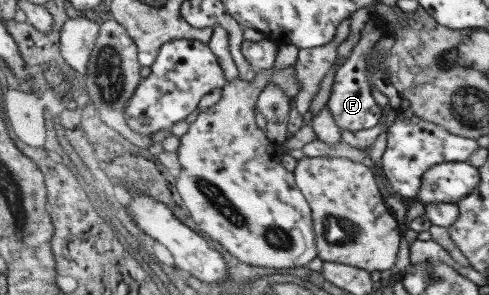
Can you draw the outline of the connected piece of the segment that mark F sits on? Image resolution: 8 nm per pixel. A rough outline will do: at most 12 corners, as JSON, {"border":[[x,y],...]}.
{"border":[[367,20],[337,69],[326,105],[340,129],[379,125],[366,55],[385,34]]}

